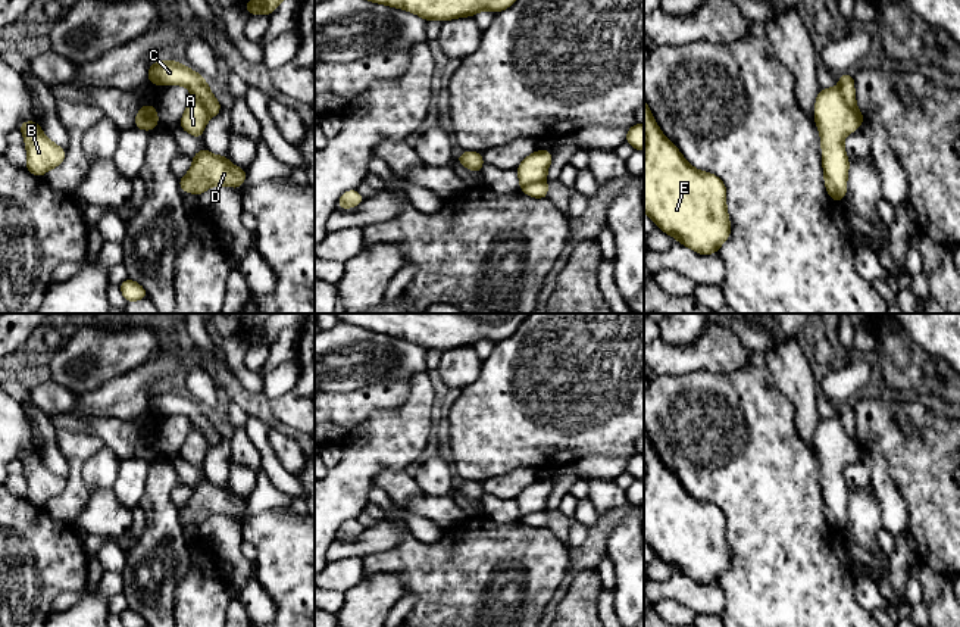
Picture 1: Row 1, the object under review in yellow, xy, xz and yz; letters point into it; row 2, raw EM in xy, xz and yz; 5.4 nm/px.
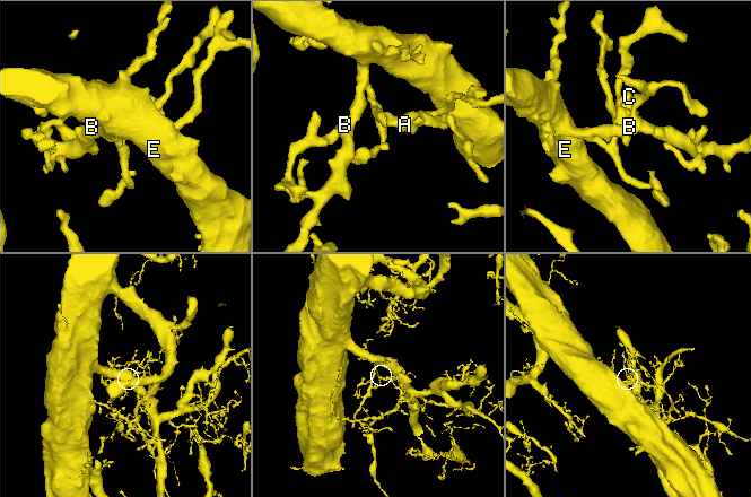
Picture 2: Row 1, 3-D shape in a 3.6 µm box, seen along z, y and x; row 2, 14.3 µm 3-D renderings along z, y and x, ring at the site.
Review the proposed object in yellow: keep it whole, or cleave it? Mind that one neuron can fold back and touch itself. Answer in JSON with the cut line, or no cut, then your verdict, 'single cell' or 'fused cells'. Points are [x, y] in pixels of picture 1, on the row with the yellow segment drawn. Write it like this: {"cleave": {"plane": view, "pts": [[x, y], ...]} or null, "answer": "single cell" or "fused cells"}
{"cleave": {"plane": "yz", "pts": [[838, 87], [843, 99], [863, 117]]}, "answer": "fused cells"}

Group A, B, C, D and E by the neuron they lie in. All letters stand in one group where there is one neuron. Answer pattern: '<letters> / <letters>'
A D / B C E

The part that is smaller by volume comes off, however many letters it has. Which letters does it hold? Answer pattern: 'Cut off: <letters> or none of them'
Cut off: A, D

